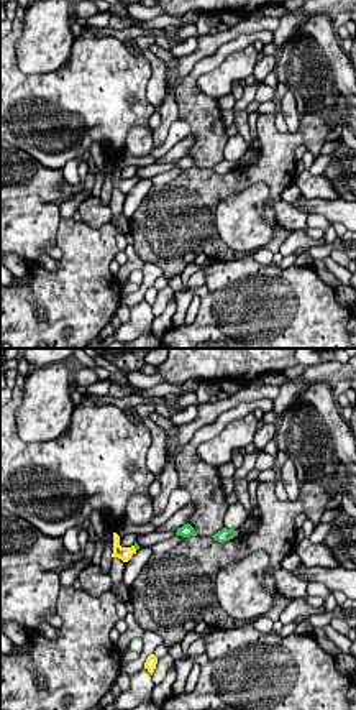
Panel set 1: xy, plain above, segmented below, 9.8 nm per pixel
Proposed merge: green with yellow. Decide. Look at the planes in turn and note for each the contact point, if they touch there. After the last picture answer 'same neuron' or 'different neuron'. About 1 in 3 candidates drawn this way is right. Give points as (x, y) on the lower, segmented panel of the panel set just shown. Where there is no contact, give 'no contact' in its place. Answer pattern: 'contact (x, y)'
contact (135, 548)

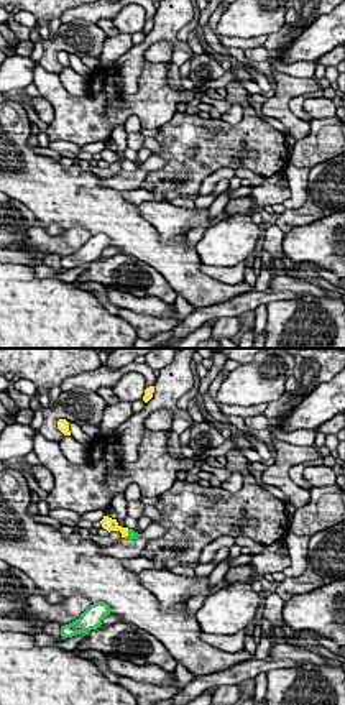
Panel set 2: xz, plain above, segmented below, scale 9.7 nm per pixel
contact (128, 533)

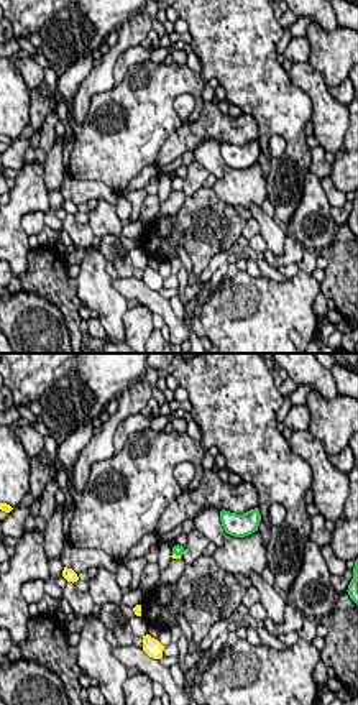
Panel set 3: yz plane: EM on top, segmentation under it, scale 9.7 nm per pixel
contact (178, 554)

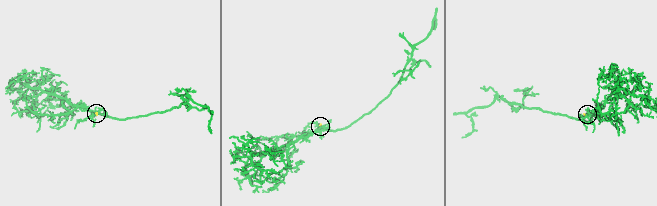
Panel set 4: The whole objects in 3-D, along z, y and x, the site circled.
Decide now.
same neuron

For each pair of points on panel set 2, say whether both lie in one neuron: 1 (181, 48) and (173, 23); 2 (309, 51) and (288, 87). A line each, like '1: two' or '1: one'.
1: one
2: two

